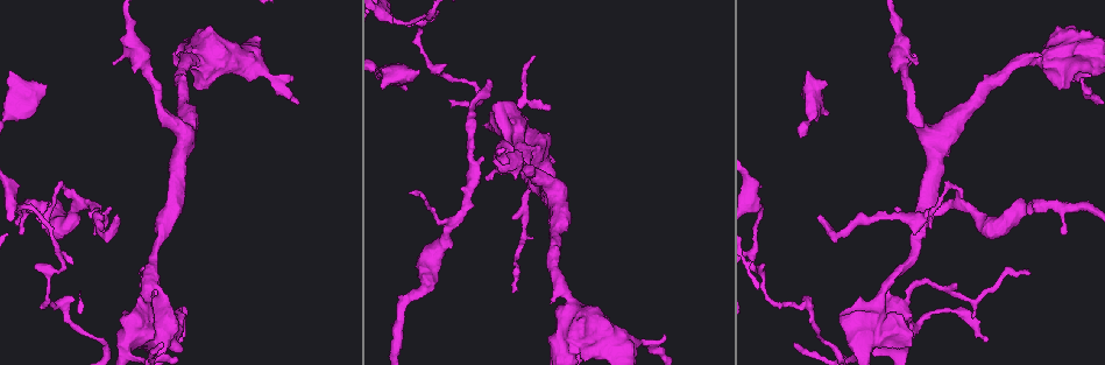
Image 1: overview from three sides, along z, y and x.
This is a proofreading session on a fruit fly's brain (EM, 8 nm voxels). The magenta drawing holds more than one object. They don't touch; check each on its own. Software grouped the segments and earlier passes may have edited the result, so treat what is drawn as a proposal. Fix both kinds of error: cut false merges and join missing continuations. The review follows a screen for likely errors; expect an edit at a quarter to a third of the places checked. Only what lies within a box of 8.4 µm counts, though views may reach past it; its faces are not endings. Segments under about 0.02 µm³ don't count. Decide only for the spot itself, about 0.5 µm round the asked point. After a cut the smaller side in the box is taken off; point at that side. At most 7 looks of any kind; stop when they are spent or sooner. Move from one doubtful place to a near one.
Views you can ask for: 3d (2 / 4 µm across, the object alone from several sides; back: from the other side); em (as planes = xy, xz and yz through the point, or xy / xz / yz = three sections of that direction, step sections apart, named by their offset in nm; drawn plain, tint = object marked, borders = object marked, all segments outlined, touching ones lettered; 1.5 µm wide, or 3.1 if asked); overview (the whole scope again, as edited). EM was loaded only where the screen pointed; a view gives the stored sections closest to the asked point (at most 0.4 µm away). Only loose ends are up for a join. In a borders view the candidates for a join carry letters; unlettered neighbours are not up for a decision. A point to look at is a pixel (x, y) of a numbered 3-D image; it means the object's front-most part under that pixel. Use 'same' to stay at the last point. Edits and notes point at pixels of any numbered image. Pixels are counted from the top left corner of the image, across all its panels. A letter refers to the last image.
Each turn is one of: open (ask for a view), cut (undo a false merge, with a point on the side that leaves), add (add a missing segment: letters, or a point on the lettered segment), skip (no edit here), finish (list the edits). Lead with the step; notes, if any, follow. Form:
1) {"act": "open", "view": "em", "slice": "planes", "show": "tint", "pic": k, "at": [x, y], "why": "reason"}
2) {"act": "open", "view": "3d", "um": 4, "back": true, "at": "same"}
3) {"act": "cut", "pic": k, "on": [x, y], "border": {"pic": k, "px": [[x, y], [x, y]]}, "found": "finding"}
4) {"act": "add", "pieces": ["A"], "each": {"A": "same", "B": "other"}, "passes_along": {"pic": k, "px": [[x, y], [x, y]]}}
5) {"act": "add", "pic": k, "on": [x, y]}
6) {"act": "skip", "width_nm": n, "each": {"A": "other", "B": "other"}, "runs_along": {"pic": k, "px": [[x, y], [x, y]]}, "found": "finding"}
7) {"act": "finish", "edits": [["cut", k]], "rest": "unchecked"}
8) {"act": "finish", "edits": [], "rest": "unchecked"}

{"act": "open", "view": "3d", "um": 4, "pic": 1, "at": [142, 309], "why": "abrupt turn"}

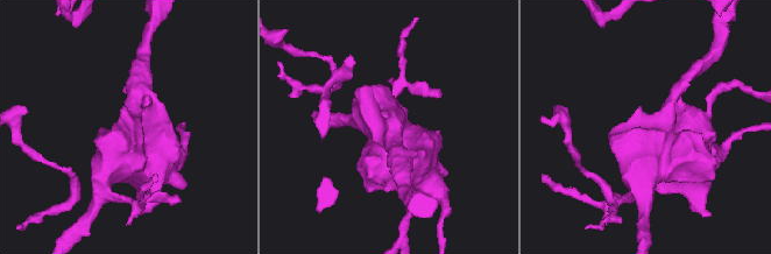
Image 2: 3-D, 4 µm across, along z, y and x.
{"act": "open", "view": "em", "slice": "xy", "step": 4, "show": "borders", "pic": 2, "at": [394, 141]}

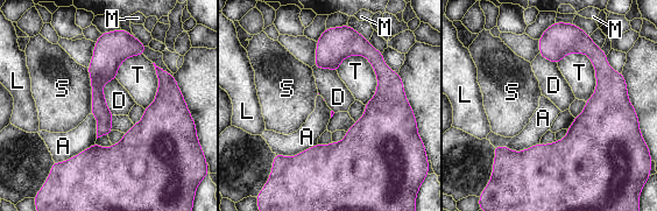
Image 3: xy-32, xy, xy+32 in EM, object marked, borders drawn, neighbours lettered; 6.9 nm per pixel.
{"act": "skip", "each": {"A": "other", "D": "other", "L": "other", "M": "other", "S": "other", "T": "other"}, "found": "continuous, no second cell"}

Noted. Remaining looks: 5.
{"act": "open", "view": "em", "slice": "planes", "show": "plain", "pic": 1, "at": [819, 213]}

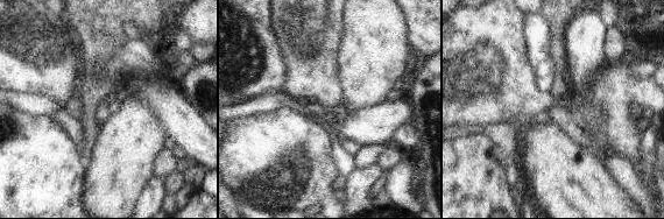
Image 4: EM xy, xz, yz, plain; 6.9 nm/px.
{"act": "open", "view": "em", "slice": "planes", "show": "tint", "at": "same", "why": "with the object marked"}

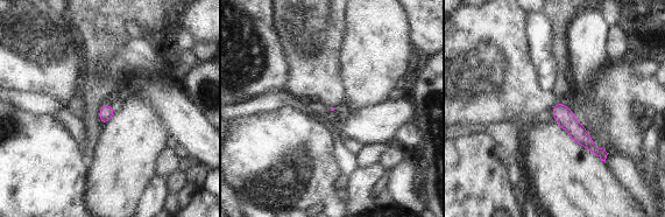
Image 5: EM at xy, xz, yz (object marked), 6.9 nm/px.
{"act": "open", "view": "em", "slice": "planes", "show": "borders", "at": "same", "why": "what lies round it"}

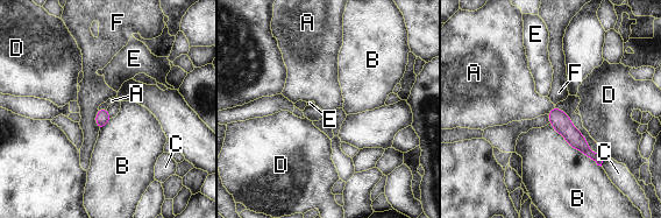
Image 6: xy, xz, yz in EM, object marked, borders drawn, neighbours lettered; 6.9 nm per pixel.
{"act": "add", "pic": 6, "on": [112, 100], "each": {"A": "same", "B": "other", "C": "other", "D": "other", "E": "other", "F": "other"}, "passes_along": {"pic": 6, "px": [[102, 118], [102, 108], [112, 100]]}, "found": "the cell continues"}

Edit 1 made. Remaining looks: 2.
{"act": "finish", "edits": [["add", 6]], "rest": "unchecked"}

